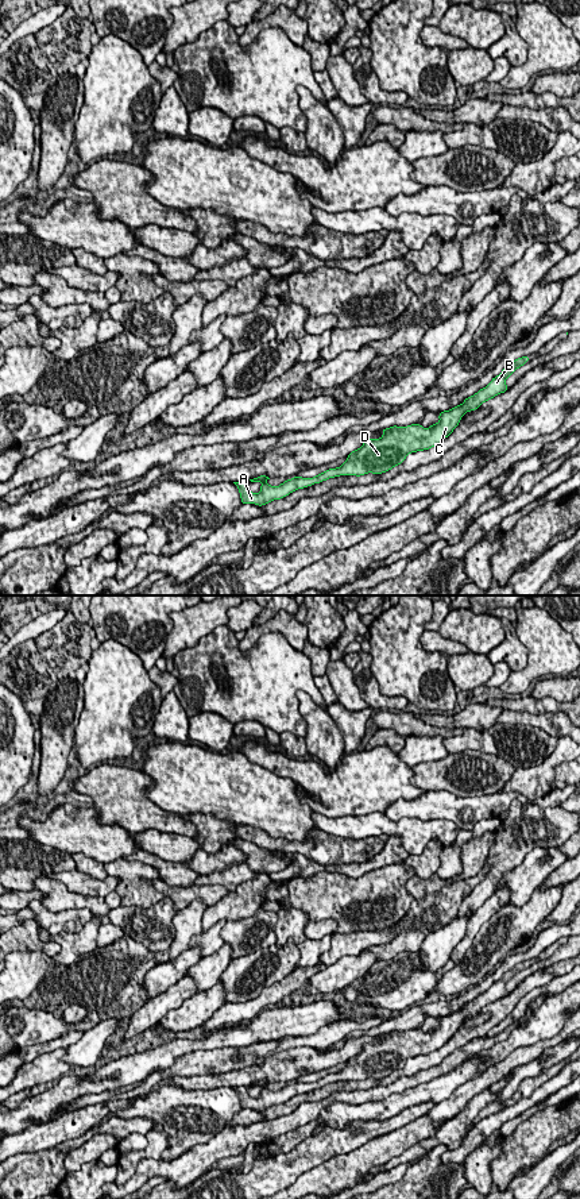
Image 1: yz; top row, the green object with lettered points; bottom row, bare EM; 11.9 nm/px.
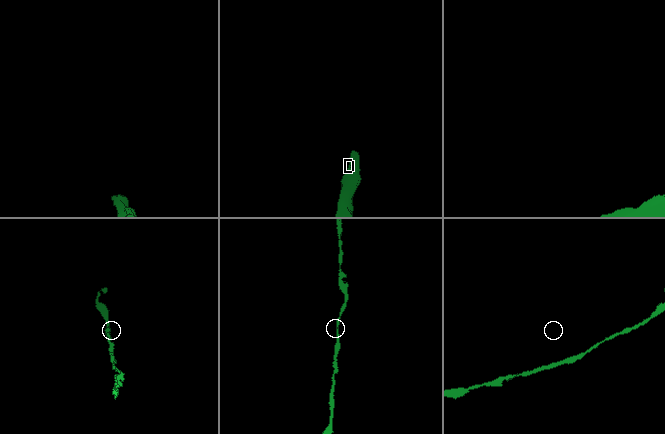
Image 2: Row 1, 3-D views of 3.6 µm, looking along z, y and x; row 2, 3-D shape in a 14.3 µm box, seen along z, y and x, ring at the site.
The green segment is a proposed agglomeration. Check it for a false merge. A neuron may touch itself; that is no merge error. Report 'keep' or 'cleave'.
keep

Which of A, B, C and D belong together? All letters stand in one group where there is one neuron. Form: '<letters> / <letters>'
A B C D

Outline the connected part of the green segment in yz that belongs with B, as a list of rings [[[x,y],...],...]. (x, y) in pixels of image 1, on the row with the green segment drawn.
[[[529,356],[515,359],[510,366],[504,367],[499,375],[494,377],[486,388],[467,397],[463,404],[441,412],[438,415],[440,421],[432,424],[429,428],[424,428],[415,423],[407,427],[393,425],[382,429],[382,437],[366,439],[360,448],[347,455],[347,460],[340,467],[328,469],[313,478],[294,477],[279,486],[268,485],[266,481],[270,478],[260,475],[250,479],[251,482],[262,483],[260,491],[256,494],[248,489],[247,485],[250,481],[233,482],[239,489],[241,504],[263,506],[274,500],[285,498],[298,489],[321,483],[329,478],[386,473],[403,463],[409,454],[429,450],[440,444],[453,432],[467,412],[476,410],[483,402],[507,392],[506,379],[527,362]]]

